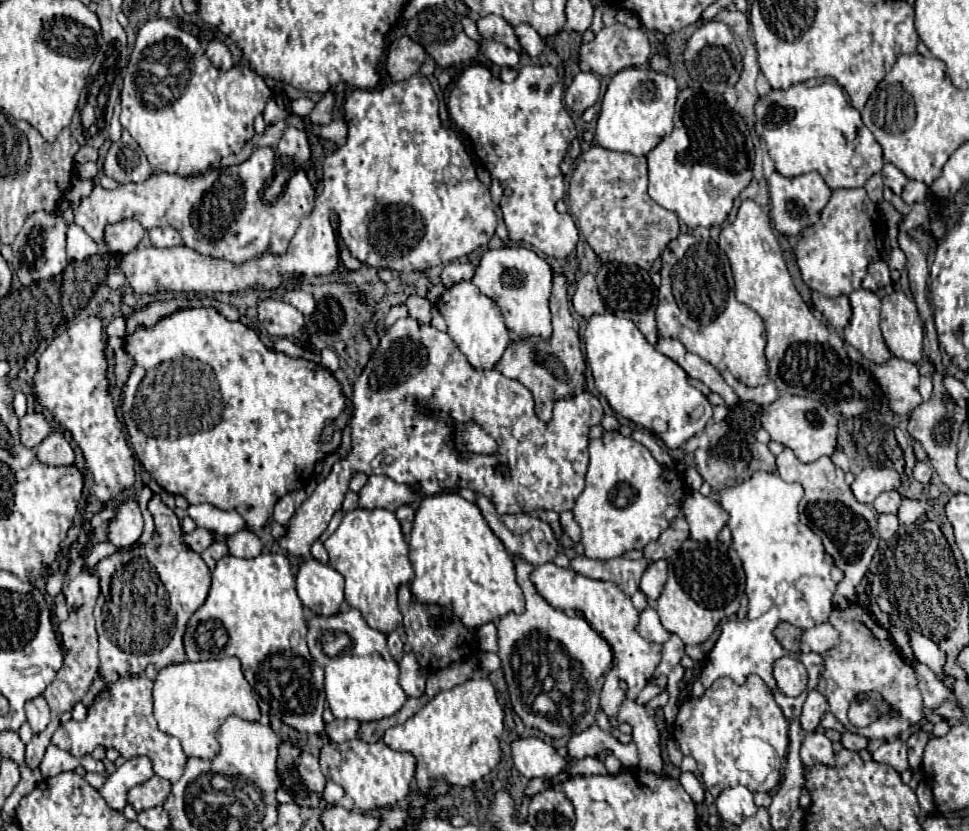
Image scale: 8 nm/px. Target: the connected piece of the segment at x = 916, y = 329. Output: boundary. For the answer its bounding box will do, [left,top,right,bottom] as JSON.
[880,292,922,362]

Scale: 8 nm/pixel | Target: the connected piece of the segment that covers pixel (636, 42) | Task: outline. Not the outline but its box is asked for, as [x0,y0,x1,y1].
[580,24,650,76]

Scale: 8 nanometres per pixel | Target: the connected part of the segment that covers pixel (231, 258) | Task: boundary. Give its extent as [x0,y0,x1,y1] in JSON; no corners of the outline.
[74,148,314,264]

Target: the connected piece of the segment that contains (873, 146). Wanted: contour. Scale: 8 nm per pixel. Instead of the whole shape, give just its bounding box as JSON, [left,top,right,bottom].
[756,80,884,188]

